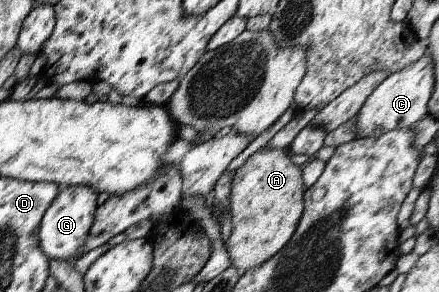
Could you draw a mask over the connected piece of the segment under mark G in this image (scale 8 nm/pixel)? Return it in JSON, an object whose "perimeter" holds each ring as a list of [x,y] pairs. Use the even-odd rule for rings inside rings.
{"perimeter":[[[67,186],[61,189],[53,204],[45,210],[45,216],[41,220],[39,228],[39,247],[51,260],[77,262],[83,254],[79,250],[83,248],[87,234],[93,226],[94,215],[97,211],[98,194],[89,186]]]}

